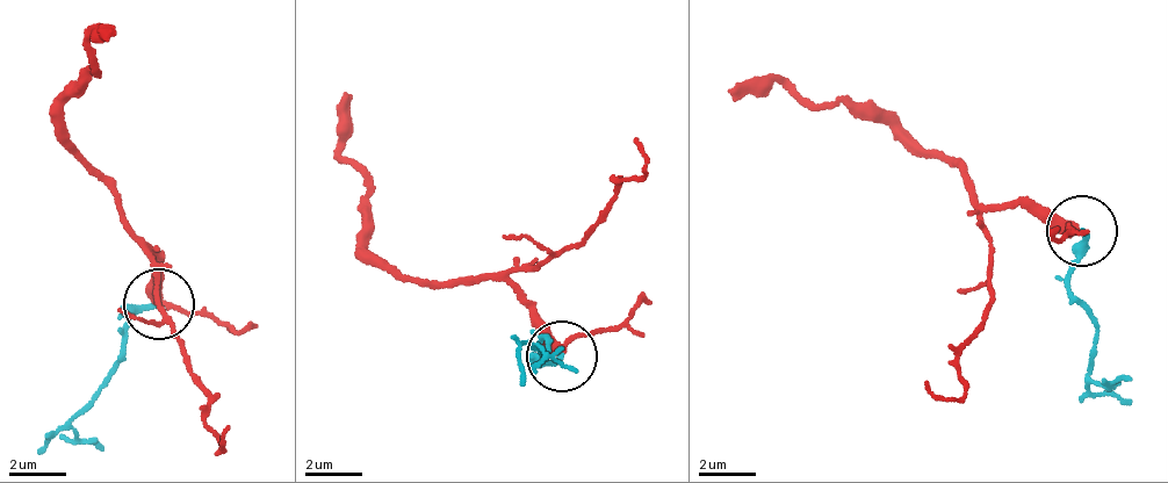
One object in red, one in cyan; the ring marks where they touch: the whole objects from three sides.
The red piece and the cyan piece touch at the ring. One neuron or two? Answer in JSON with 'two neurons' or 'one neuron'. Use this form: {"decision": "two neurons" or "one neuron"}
{"decision": "one neuron"}

